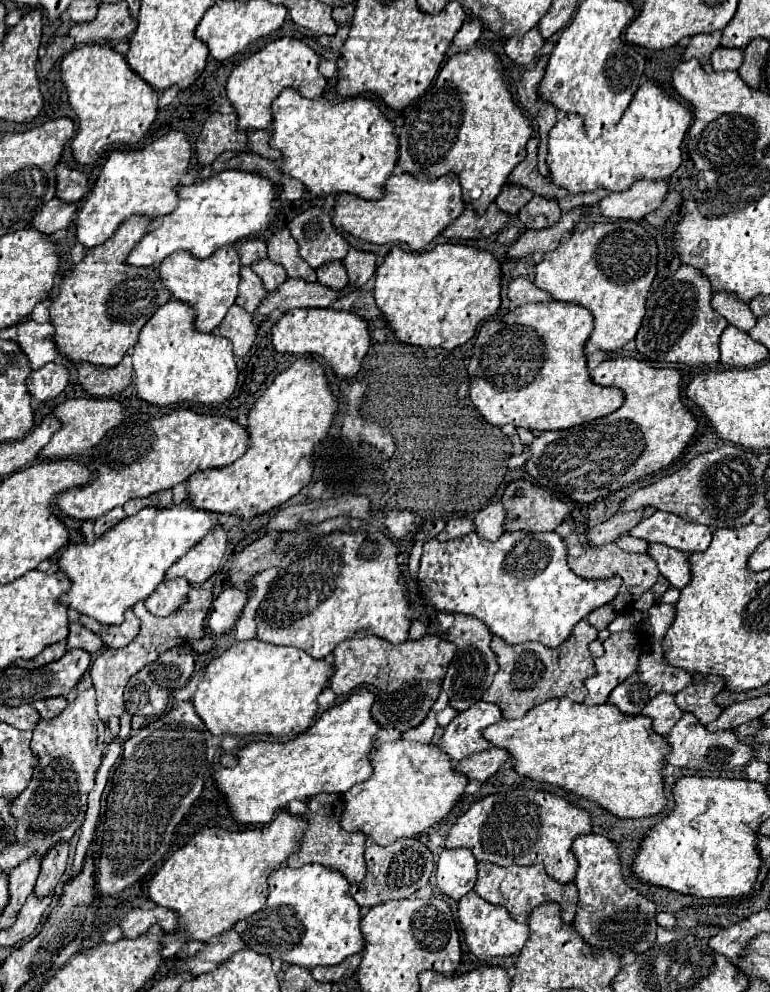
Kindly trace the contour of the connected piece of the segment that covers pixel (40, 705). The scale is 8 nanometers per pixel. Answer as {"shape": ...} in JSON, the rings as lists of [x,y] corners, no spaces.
{"shape":[[[65,698],[35,702],[35,710],[41,714],[41,718],[55,718],[55,716],[59,716],[65,710],[65,706],[67,706]]]}

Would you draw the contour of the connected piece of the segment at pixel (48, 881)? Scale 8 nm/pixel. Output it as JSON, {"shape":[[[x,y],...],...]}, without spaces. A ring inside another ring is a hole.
{"shape":[[[57,844],[49,852],[49,856],[43,858],[41,872],[39,872],[39,878],[37,878],[37,884],[35,884],[35,892],[33,892],[37,898],[45,898],[55,890],[59,878],[65,872],[67,854],[69,854],[69,844]]]}

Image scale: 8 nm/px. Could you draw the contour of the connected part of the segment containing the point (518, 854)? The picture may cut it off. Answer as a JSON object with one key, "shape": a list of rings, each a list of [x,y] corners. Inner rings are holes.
{"shape":[[[509,790],[503,794],[485,796],[483,800],[471,804],[471,808],[453,824],[447,834],[447,848],[469,848],[477,862],[491,862],[497,866],[527,866],[535,862],[545,864],[545,872],[559,884],[567,884],[575,878],[575,856],[571,856],[571,844],[577,836],[591,832],[589,814],[581,808],[571,806],[561,794],[551,794],[545,790]]]}

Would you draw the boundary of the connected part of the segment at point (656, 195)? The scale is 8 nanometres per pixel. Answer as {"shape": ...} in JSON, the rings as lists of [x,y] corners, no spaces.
{"shape":[[[661,180],[659,184],[639,182],[627,192],[611,192],[599,202],[601,216],[609,220],[641,220],[661,206],[667,190],[669,184]]]}

